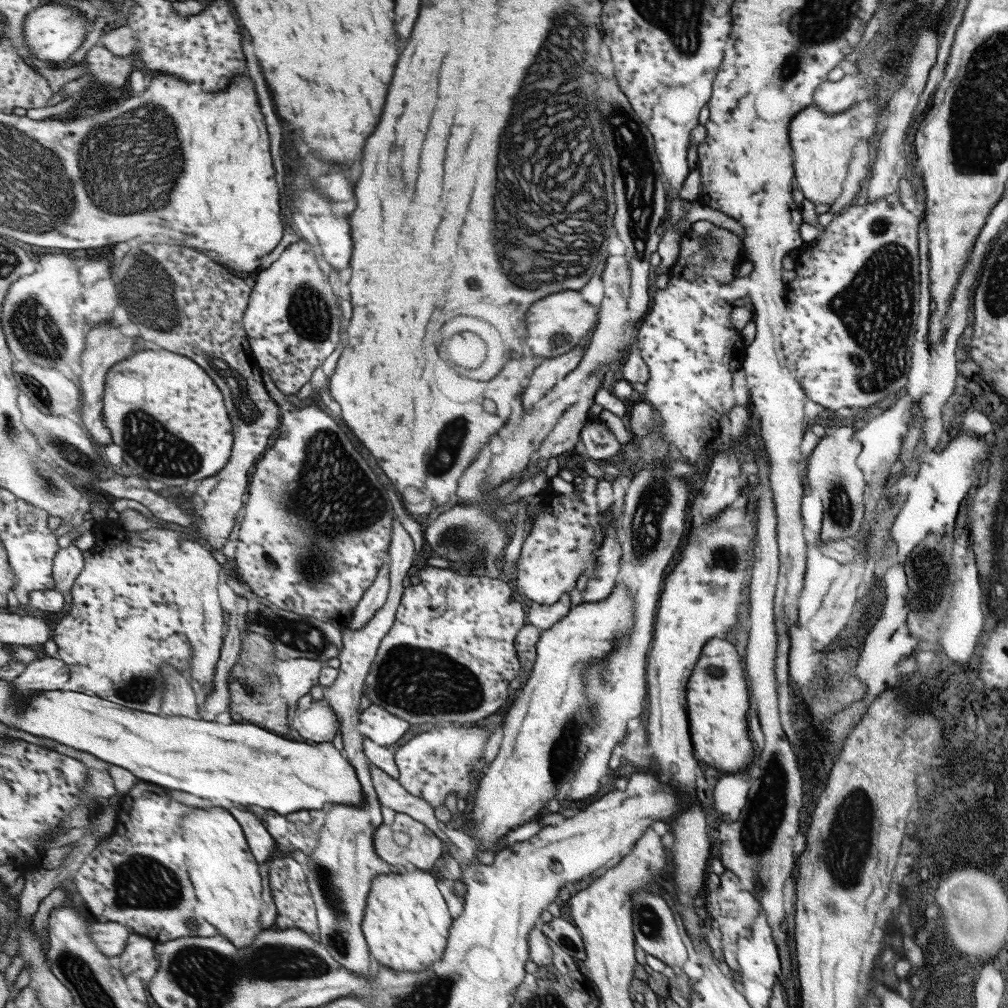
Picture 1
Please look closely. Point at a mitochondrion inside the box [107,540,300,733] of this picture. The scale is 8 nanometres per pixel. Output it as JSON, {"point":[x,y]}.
{"point":[141,690]}

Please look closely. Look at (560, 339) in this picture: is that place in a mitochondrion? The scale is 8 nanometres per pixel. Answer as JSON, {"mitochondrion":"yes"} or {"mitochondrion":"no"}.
{"mitochondrion":"yes"}

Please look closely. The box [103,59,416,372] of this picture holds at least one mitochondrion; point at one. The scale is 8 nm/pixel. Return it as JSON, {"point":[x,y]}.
{"point":[148,287]}

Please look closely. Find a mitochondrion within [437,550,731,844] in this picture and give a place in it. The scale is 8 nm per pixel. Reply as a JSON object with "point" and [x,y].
{"point":[564,752]}

